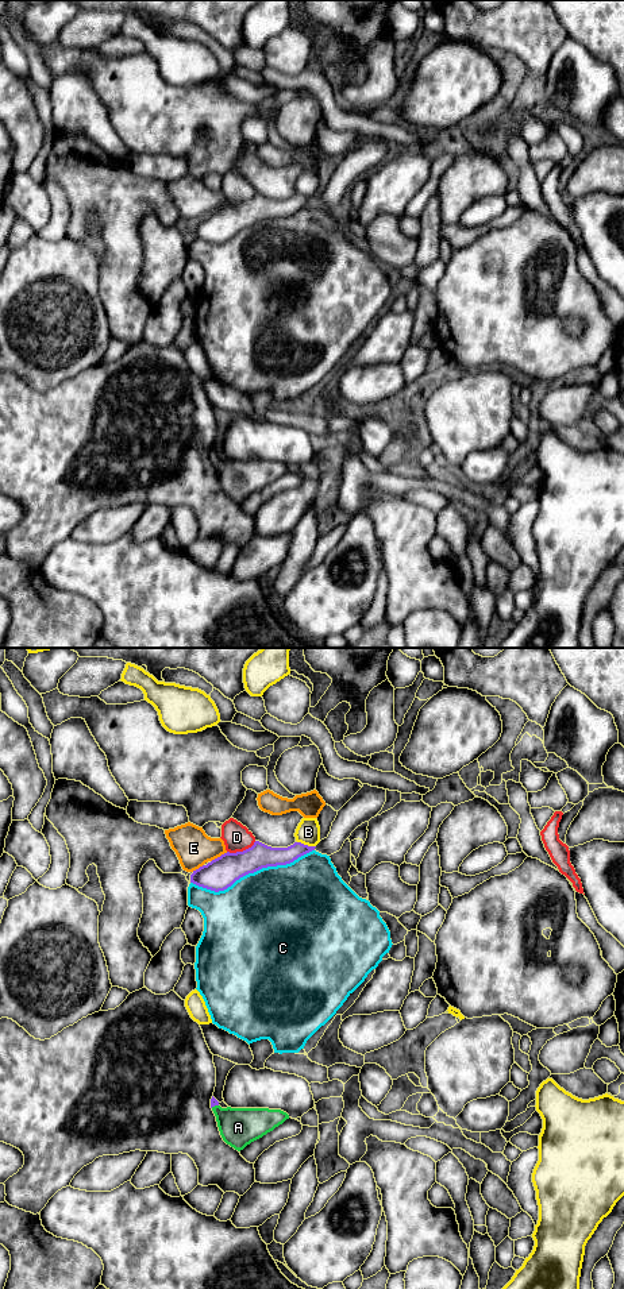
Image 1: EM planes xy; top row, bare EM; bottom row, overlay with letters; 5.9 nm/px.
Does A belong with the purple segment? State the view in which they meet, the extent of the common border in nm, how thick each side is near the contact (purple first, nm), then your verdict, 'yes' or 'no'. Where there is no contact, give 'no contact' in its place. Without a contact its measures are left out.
meets purple in xy; contact 50 nm long; 50 nm thick on the purple side, 220 nm on the other; yes

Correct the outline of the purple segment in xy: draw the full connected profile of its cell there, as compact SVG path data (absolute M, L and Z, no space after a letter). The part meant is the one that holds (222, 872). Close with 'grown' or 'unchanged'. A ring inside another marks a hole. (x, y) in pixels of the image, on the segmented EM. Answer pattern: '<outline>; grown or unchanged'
M255 841L251 848L243 852L227 852L193 871L190 883L215 892L224 891L249 873L267 867L290 864L315 848L301 842L294 842L288 848L271 848Z; unchanged

